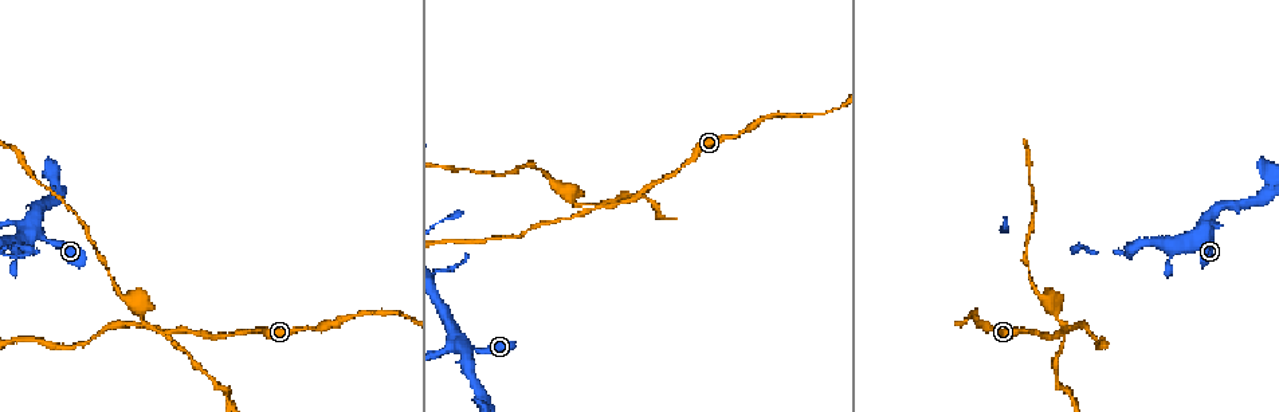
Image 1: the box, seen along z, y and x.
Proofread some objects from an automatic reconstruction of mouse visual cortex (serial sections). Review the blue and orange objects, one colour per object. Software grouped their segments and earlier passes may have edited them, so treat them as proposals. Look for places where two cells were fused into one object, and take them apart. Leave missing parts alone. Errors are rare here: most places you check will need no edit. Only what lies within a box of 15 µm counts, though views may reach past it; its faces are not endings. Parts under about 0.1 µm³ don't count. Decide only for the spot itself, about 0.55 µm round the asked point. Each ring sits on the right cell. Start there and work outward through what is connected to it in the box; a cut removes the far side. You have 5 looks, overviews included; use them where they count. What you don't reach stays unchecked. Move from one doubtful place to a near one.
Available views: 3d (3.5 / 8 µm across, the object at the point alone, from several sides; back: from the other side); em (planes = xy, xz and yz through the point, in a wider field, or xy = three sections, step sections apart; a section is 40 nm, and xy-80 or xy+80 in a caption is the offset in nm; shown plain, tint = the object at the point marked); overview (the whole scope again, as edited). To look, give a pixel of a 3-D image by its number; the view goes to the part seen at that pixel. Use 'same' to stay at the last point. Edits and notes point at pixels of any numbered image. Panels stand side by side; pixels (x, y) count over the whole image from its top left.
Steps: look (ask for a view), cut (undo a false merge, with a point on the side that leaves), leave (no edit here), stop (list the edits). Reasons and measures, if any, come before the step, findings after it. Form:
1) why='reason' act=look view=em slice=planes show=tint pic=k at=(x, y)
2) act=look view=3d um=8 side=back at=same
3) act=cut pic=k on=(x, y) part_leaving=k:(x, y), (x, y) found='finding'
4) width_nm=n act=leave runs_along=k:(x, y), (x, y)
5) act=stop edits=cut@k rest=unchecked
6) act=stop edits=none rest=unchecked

act=look view=3d um=3.5 pic=1 at=(1065, 334)

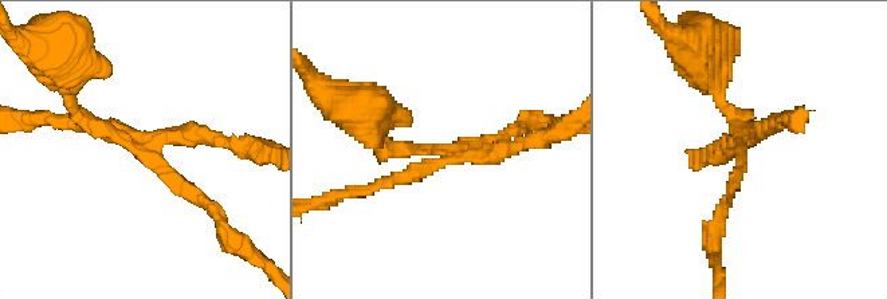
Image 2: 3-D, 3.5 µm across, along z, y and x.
why='shape alone is not enough' act=look view=em slice=xy step=1 show=tint pic=2 at=(748, 140)

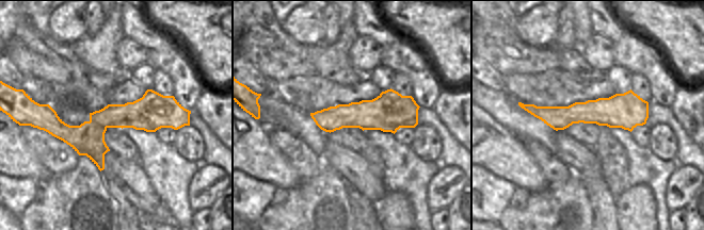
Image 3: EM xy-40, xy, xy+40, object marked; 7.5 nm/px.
arms=4 arm_widths_nm=150,150,200,200 act=cut pic=2 on=(177, 188) part_leaving=2:(443, 153), (381, 146), (365, 111) found='two cells meet here'

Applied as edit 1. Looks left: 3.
why='four-way junction' act=look view=3d um=3.5 side=back pic=1 at=(36, 233)

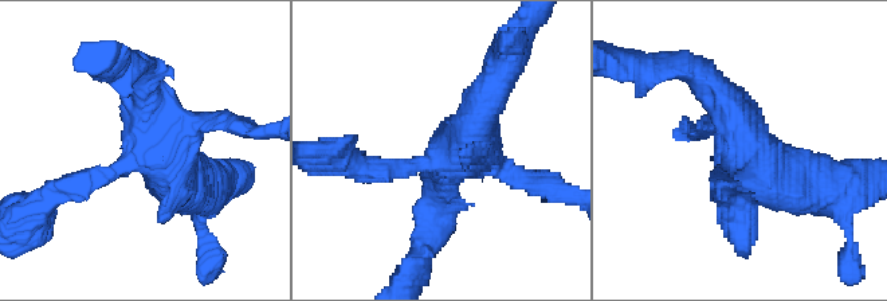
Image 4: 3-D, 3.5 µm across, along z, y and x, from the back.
arms=4 arm_widths_nm=200,250,400,450 why='now the EM' act=look view=em slice=planes show=tint pic=4 at=(447, 154)

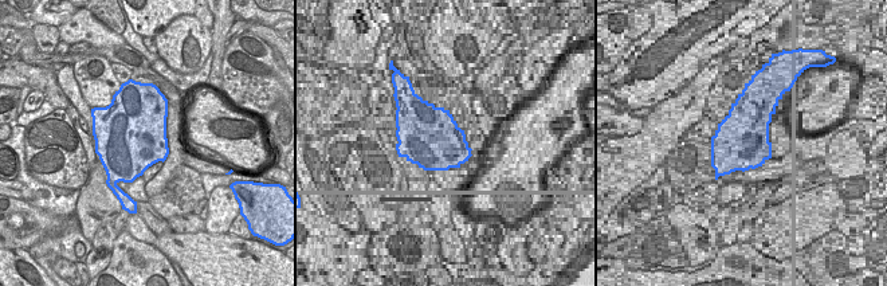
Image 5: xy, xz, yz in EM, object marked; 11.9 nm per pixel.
act=leave runs_along=4:(376, 171), (450, 153), (491, 92) found='continuous, no second cell'

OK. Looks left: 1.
act=stop edits=cut@2 rest=unchecked

